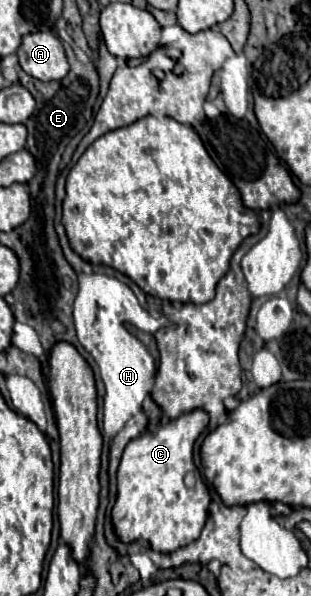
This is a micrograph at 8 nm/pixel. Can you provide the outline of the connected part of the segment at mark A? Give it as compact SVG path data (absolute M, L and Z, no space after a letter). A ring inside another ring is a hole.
M52 32L22 36L16 54L22 70L42 82L62 80L68 74L66 52L62 50L62 42Z

